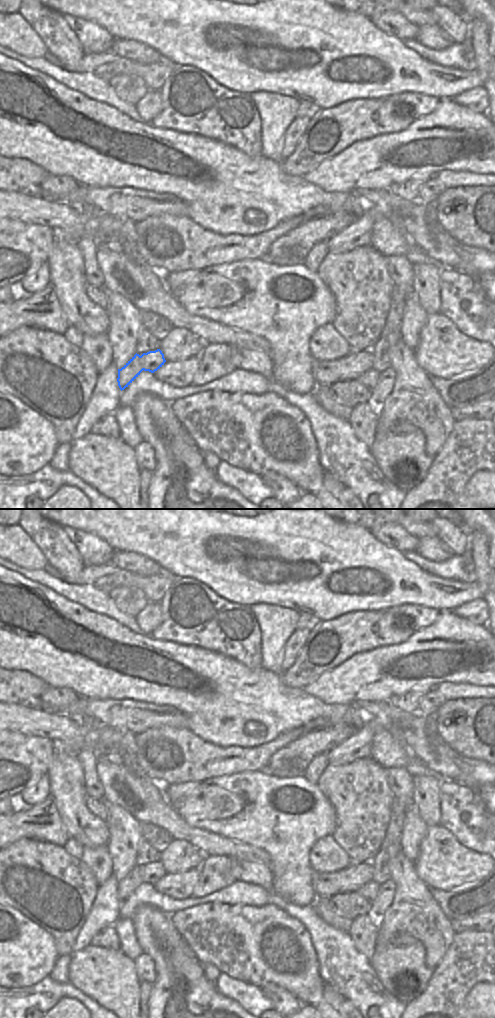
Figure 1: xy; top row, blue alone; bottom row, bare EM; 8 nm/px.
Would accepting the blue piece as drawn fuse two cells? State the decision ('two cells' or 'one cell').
two cells

